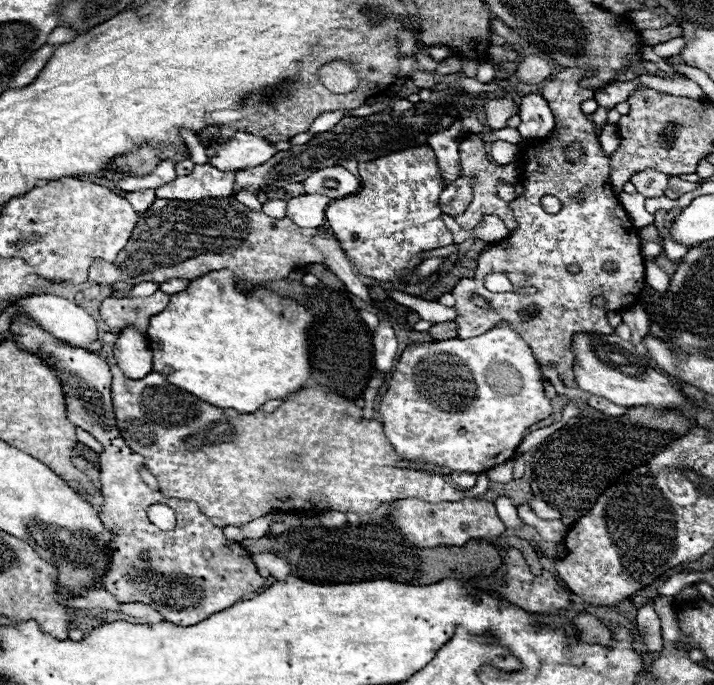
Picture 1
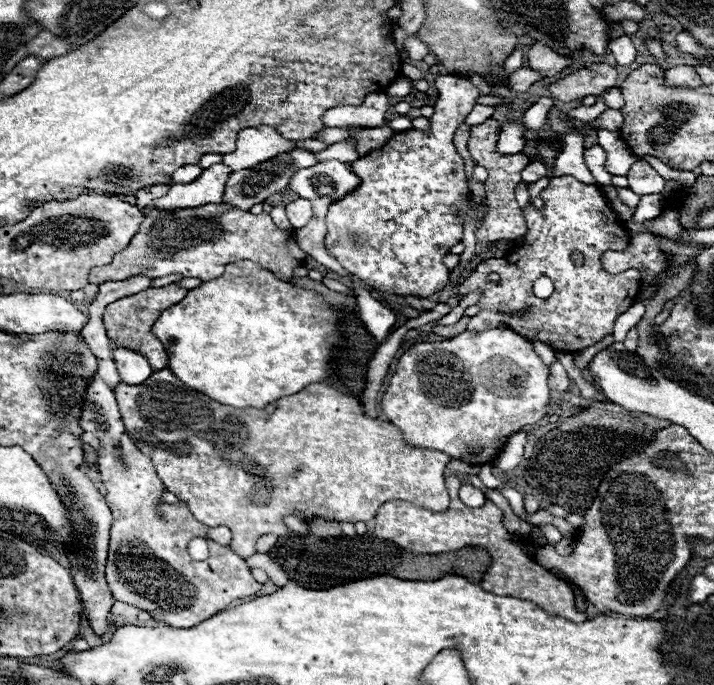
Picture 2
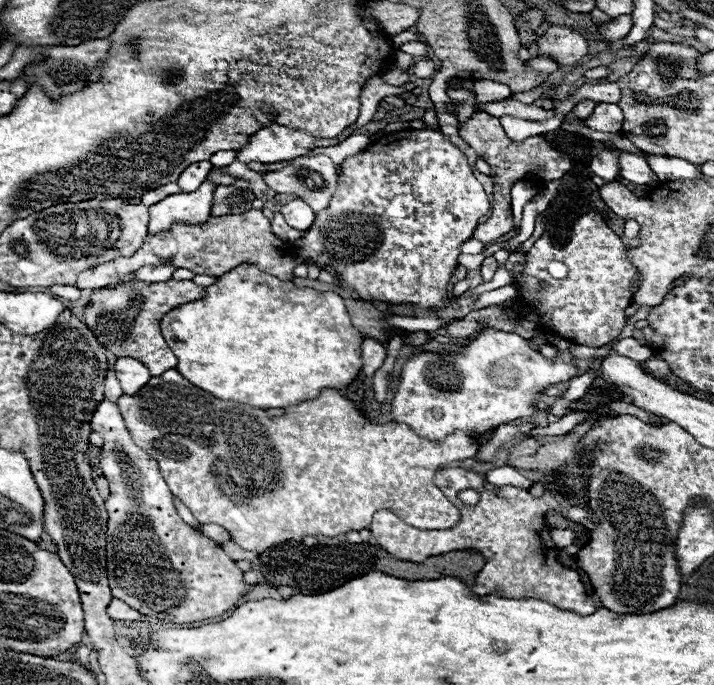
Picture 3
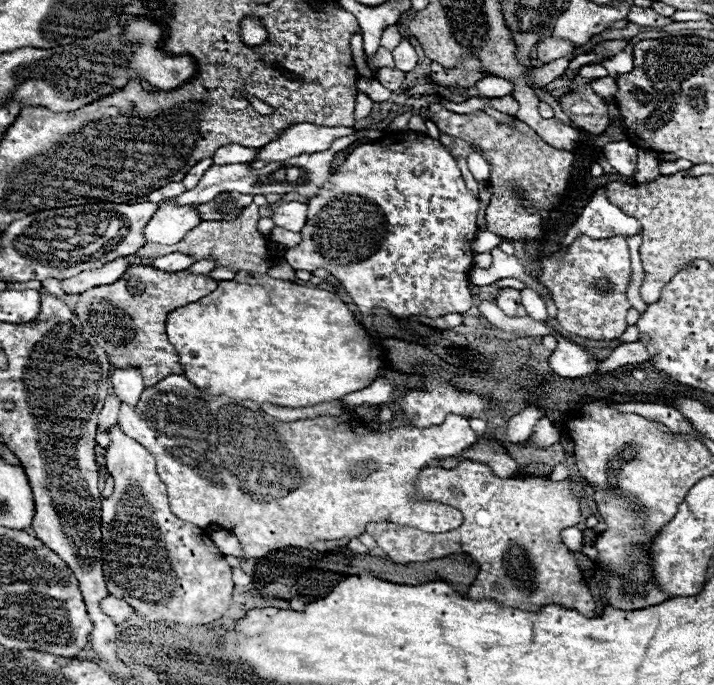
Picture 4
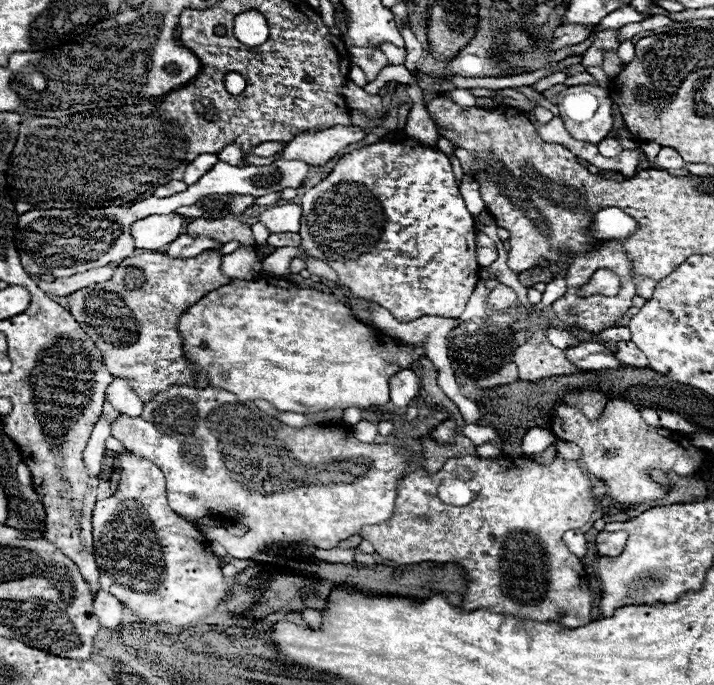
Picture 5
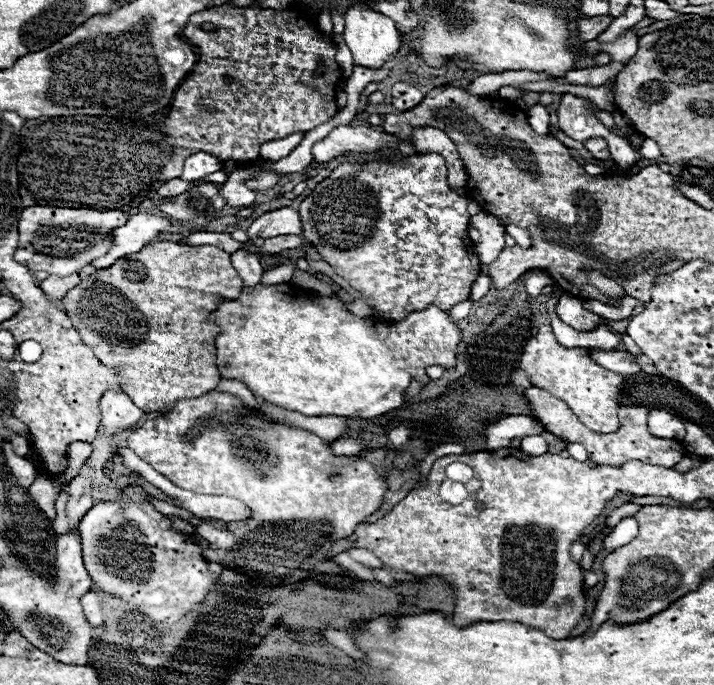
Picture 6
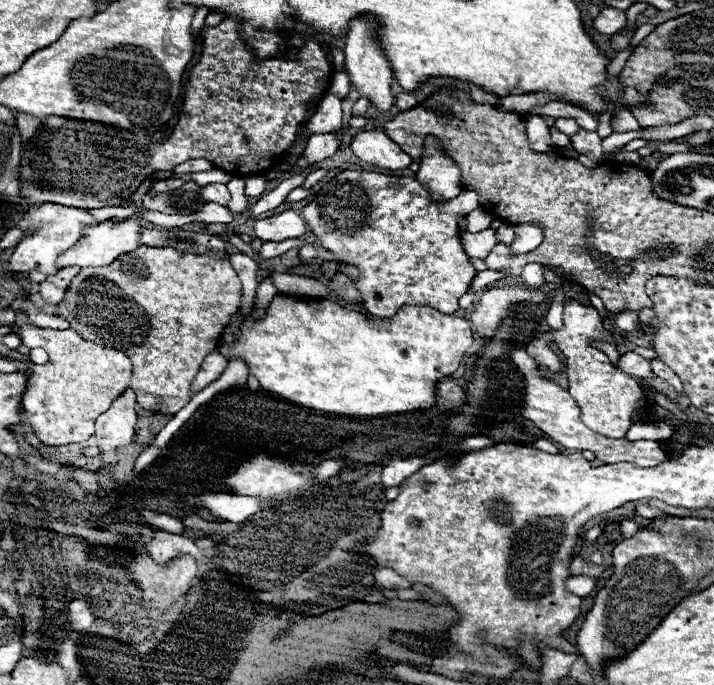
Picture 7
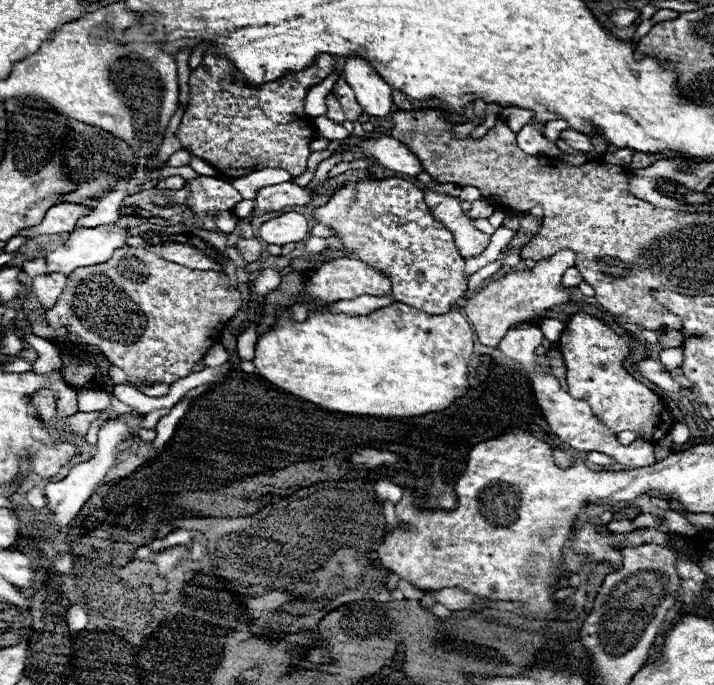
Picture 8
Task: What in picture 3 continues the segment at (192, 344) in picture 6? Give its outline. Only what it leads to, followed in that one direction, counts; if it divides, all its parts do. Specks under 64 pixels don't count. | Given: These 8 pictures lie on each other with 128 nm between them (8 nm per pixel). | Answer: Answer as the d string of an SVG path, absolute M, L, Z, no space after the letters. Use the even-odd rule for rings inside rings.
M126 280L114 288L92 290L90 302L84 310L84 322L94 332L98 342L118 358L136 358L146 364L150 376L160 376L166 370L176 368L178 358L168 348L160 334L160 320L172 308L204 298L206 286L198 286L192 280L166 280L166 282L138 282Z

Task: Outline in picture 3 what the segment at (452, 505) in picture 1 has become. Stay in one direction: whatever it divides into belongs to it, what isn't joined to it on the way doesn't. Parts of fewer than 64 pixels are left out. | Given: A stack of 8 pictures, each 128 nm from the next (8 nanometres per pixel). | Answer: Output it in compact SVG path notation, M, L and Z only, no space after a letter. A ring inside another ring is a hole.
M440 468L436 472L436 486L444 496L458 506L462 520L448 530L416 530L404 524L389 510L374 514L370 532L378 544L398 560L422 562L428 556L440 556L454 550L478 550L486 558L486 566L478 572L474 580L474 592L478 596L502 596L502 598L538 598L556 604L558 608L572 610L578 614L592 614L596 610L594 602L588 598L582 580L576 570L566 568L558 558L558 546L550 538L550 526L546 514L550 510L560 512L560 504L552 494L532 496L524 488L500 486L496 492L486 490L486 476L462 468ZM462 490L476 490L480 500L470 506L464 504L458 494Z

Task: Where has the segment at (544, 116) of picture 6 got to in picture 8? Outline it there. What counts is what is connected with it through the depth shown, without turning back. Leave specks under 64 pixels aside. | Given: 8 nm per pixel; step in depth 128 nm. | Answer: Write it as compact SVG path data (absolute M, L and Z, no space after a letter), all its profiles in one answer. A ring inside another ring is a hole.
M526 124L518 134L516 134L518 146L532 156L558 156L558 146L548 142L542 132L534 124Z

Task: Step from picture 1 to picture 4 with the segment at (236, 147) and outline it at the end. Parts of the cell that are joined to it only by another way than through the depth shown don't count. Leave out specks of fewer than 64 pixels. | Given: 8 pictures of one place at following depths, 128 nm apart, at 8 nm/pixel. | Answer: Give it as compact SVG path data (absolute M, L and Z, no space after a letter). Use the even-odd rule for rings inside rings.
M296 124L284 134L280 134L278 140L268 142L260 152L258 160L272 162L272 160L288 160L300 154L316 154L324 152L330 148L330 144L338 138L352 136L356 130L354 128L324 128L324 126L314 126L314 124Z

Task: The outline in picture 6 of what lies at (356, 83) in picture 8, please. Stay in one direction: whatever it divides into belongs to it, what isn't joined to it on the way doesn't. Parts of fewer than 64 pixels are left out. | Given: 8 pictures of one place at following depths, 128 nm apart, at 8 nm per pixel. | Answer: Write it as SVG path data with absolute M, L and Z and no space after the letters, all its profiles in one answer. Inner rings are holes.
M354 2L346 14L344 14L344 20L346 20L346 30L344 30L344 40L348 44L348 48L352 50L352 56L354 56L354 64L356 66L364 66L364 68L372 68L372 70L378 70L382 68L398 50L400 50L400 34L394 26L394 20L390 20L388 16L376 12L376 10L370 10L368 6L364 6L362 2Z

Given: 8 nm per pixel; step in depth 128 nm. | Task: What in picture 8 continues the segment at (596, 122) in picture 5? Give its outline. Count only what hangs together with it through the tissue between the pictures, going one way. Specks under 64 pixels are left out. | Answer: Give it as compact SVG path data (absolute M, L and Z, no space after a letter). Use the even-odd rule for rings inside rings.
M552 120L552 122L546 122L546 126L544 126L544 136L546 136L548 140L556 142L558 136L560 136L560 132L566 130L566 128L568 128L568 124L566 124L564 120Z

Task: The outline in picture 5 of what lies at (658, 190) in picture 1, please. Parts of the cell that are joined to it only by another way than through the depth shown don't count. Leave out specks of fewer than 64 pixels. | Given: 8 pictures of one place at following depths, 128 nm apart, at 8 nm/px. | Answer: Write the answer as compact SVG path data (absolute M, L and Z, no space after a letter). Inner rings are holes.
M608 138L608 140L602 140L598 144L598 150L604 158L612 158L612 156L618 156L622 152L622 146L614 138Z

